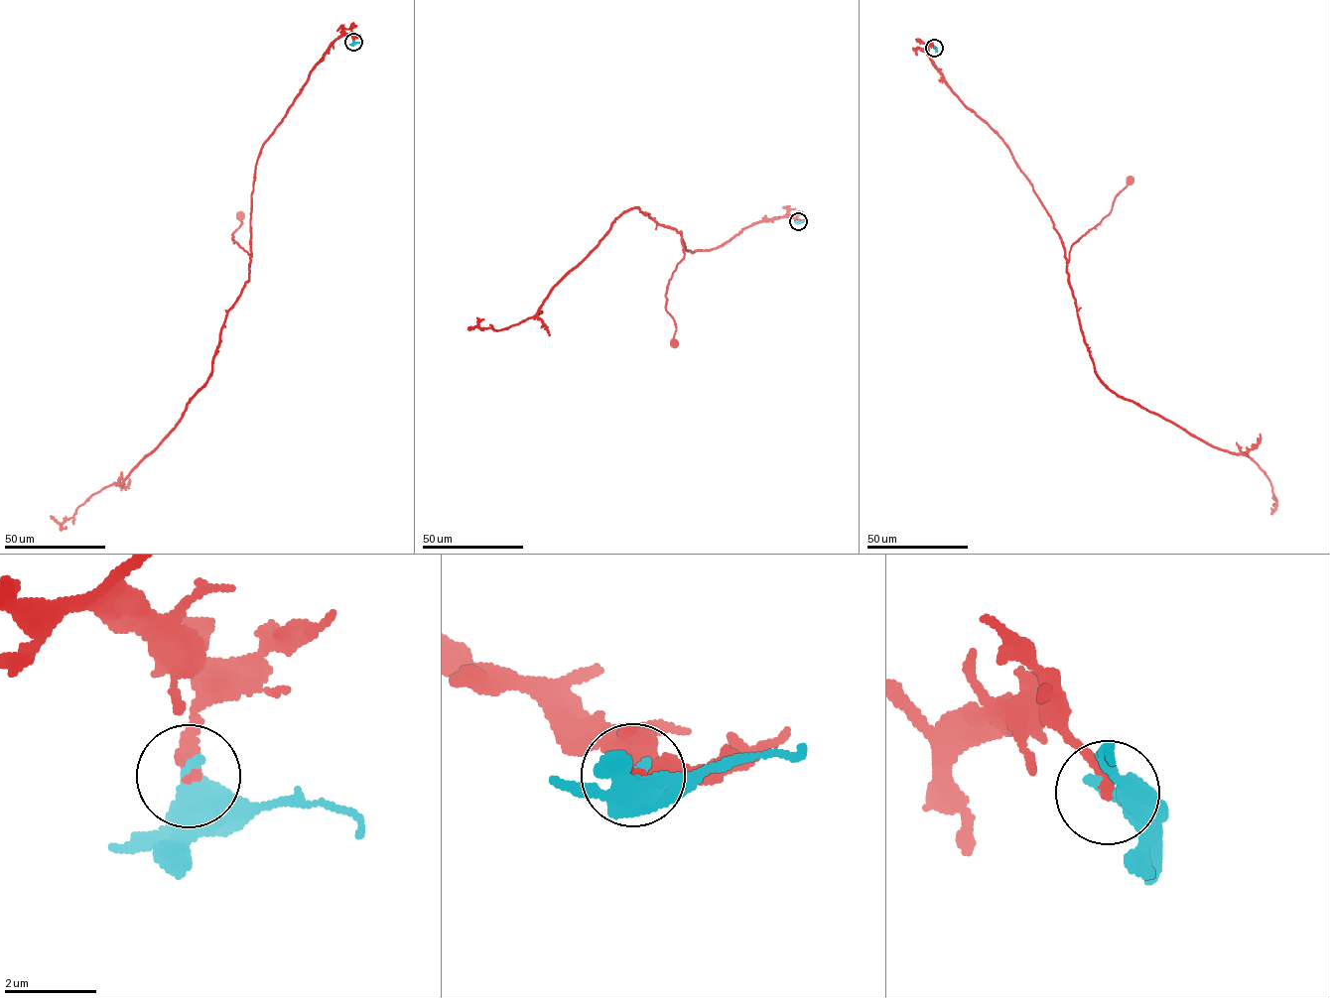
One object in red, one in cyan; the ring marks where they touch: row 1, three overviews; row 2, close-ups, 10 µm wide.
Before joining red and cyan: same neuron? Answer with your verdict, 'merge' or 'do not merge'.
merge

